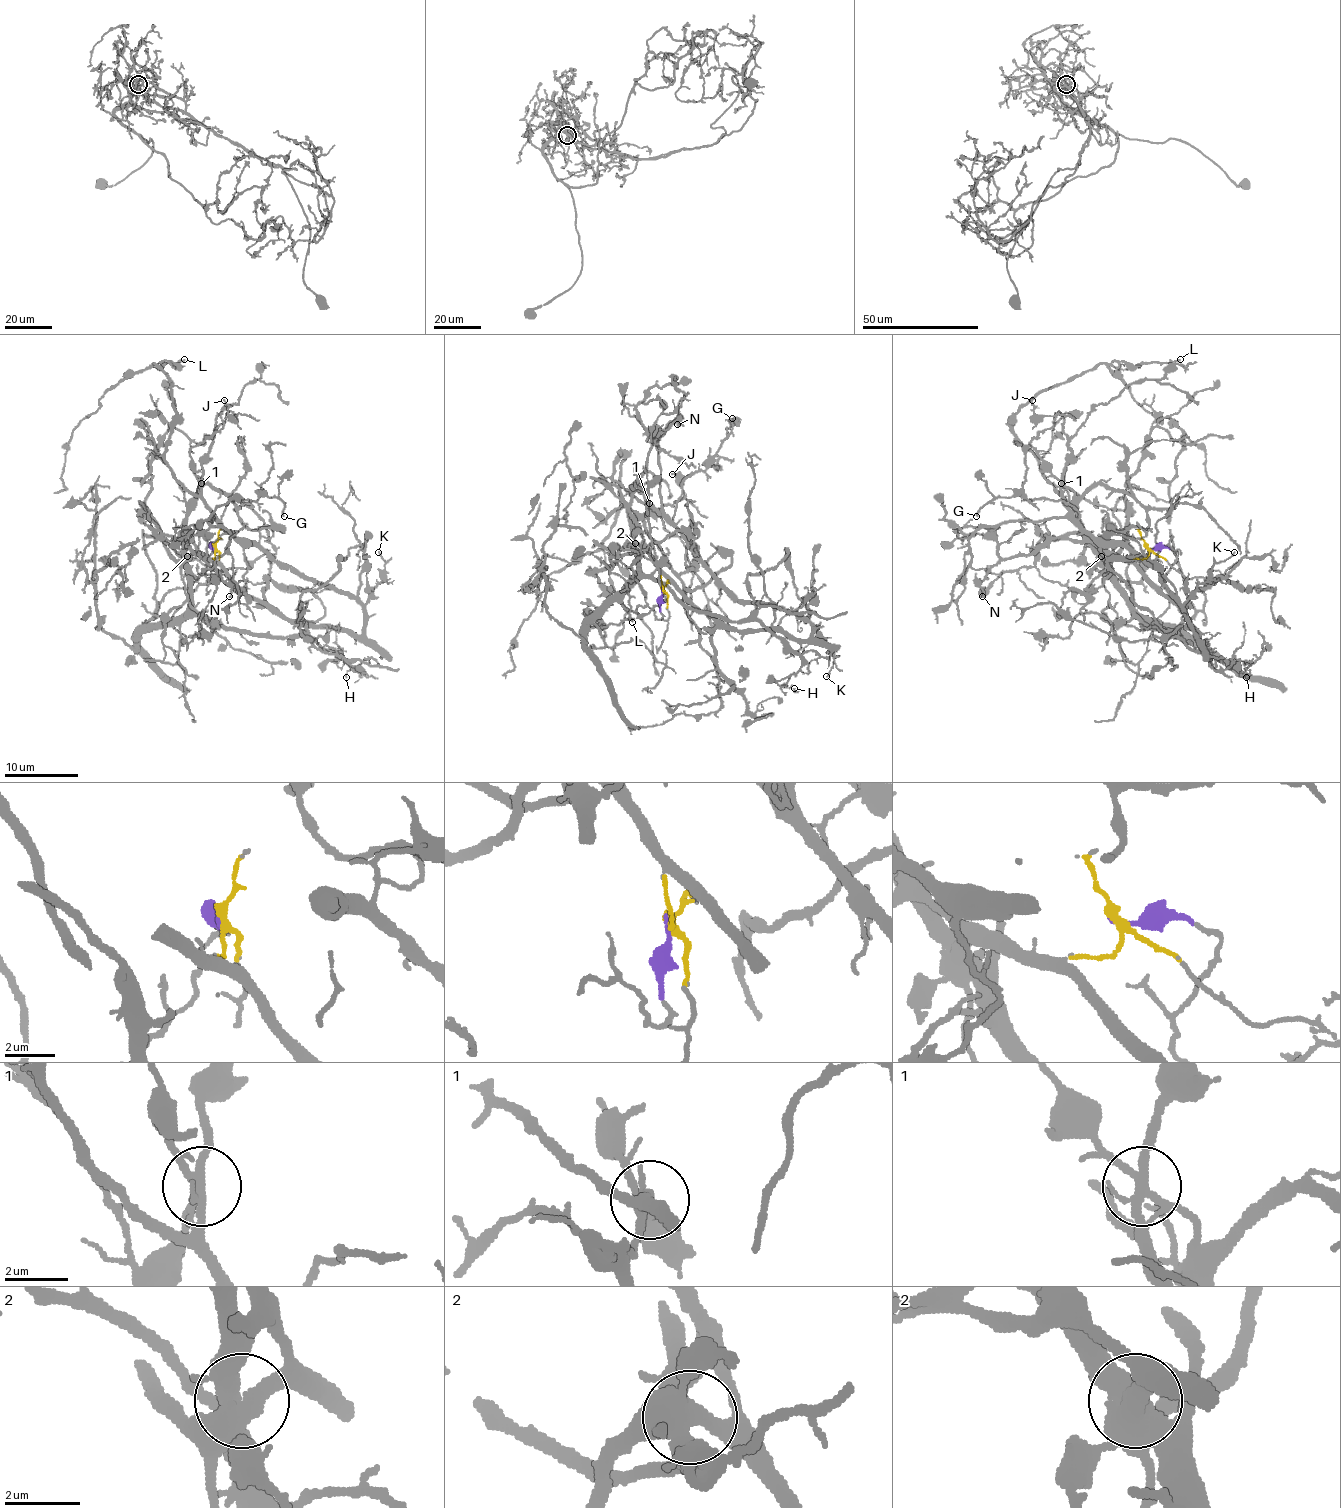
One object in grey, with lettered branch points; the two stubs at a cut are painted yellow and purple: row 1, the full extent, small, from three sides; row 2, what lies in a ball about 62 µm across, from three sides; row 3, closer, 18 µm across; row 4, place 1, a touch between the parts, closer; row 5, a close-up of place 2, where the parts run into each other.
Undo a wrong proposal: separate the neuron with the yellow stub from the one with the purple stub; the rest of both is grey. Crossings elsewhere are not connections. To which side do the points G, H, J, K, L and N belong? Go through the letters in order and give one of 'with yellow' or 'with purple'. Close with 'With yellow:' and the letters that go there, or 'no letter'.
G: with yellow
H: with purple
J: with yellow
K: with yellow
L: with yellow
N: with purple
With yellow: G, J, K, L

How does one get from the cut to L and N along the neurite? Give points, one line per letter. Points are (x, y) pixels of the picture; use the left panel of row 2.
L: (214, 548), (289, 619), (361, 633), (354, 598), (237, 539), (175, 478), (155, 363), (185, 359)
N: (214, 548), (207, 568), (172, 619), (188, 607), (187, 542), (181, 533), (229, 585), (229, 596)

